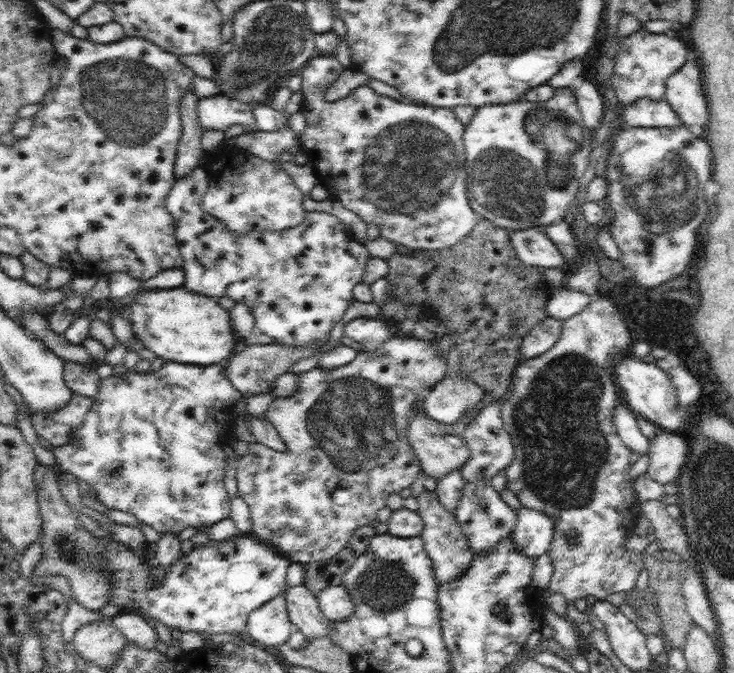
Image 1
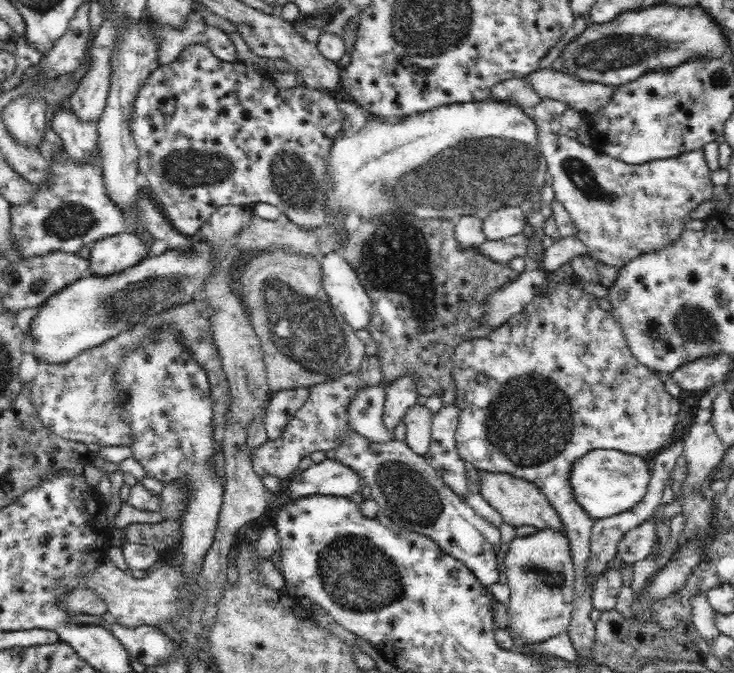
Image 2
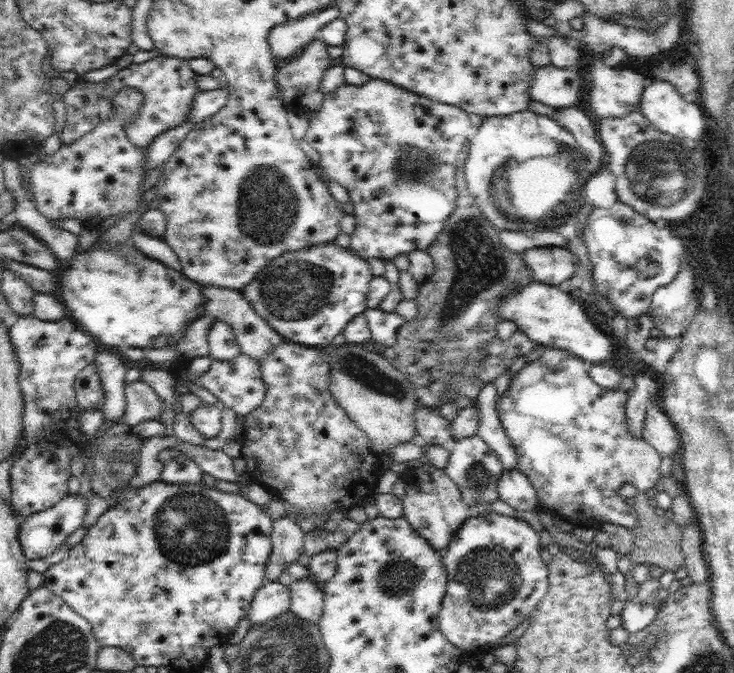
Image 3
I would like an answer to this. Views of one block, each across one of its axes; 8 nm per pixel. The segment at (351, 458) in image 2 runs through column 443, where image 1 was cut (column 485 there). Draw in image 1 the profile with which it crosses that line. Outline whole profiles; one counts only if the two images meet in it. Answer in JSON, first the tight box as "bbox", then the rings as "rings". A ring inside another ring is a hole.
{"bbox":[453,480,517,552],"rings":[[[469,480],[463,486],[461,498],[453,510],[465,538],[469,540],[469,546],[473,552],[481,552],[481,550],[489,550],[491,546],[495,546],[501,538],[509,536],[515,528],[517,522],[517,514],[513,508],[509,508],[505,504],[505,500],[499,496],[499,492],[495,490],[491,480]]]}

